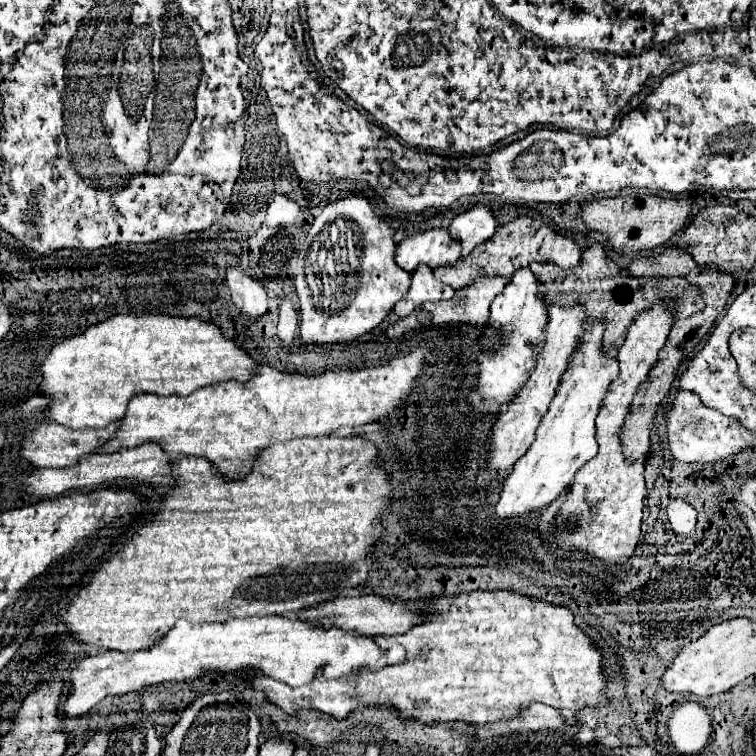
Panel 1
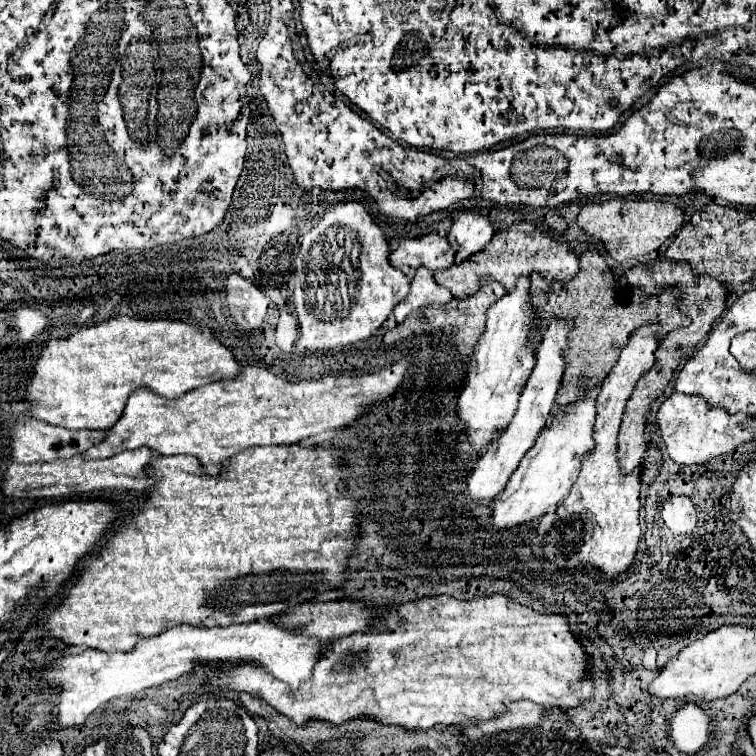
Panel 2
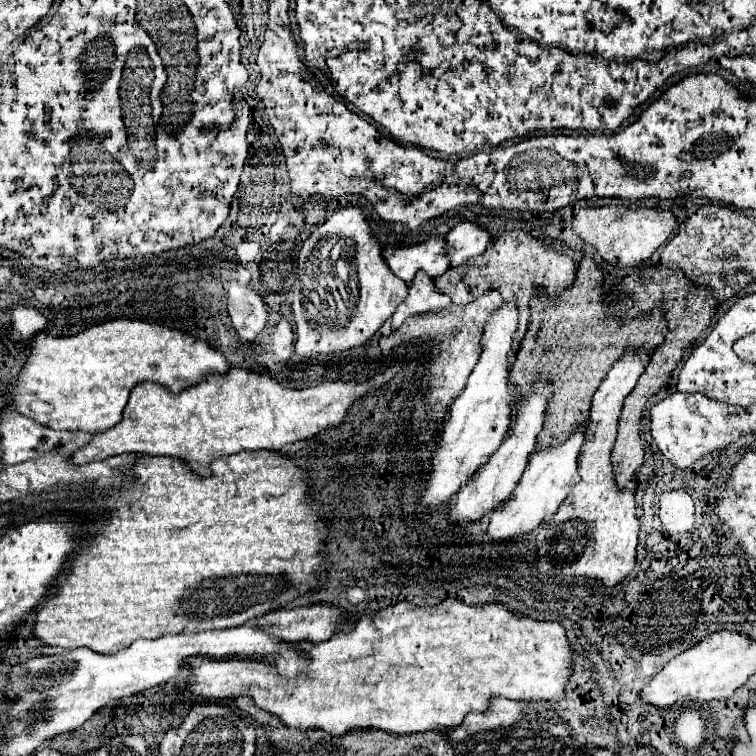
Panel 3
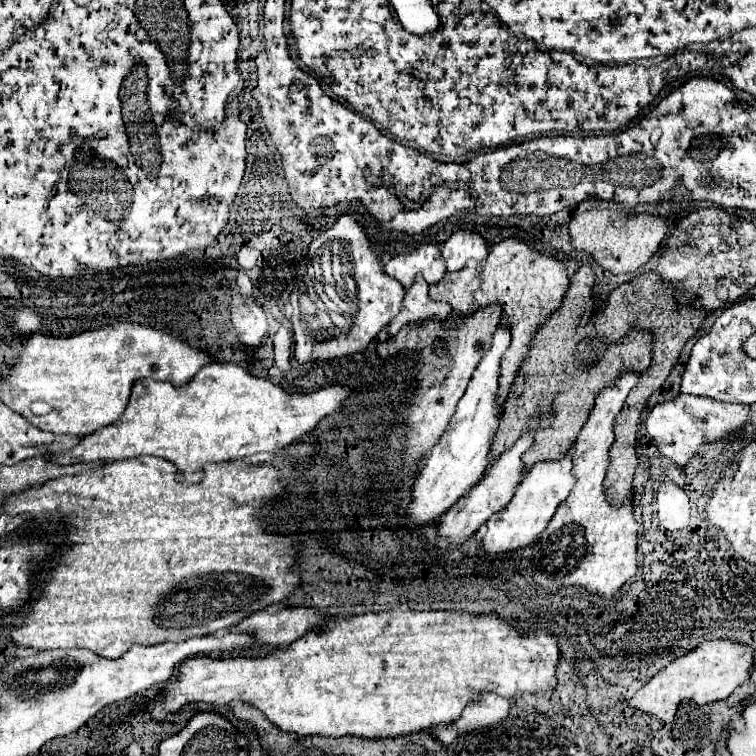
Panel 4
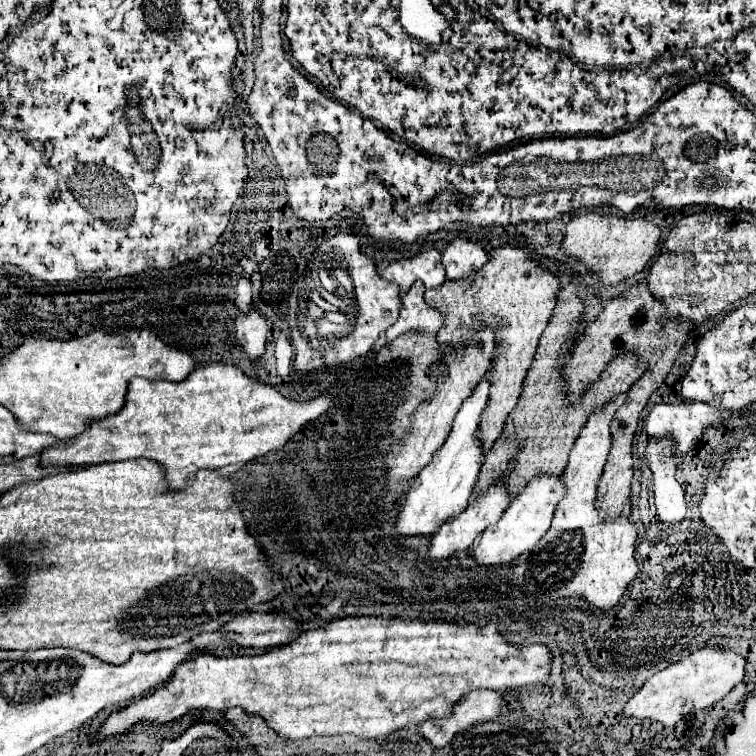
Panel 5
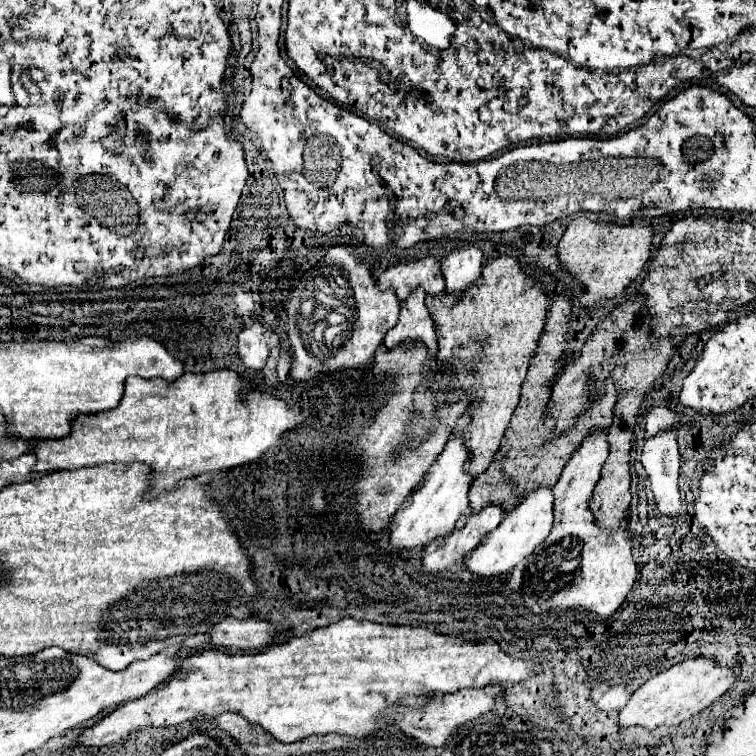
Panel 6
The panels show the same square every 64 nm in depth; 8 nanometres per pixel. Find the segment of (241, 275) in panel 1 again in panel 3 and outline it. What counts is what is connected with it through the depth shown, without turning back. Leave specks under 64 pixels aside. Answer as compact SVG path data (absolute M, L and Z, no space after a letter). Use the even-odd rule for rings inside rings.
M232 280L228 286L228 314L236 332L244 340L254 342L260 330L266 326L268 306L250 286L242 286L240 282Z

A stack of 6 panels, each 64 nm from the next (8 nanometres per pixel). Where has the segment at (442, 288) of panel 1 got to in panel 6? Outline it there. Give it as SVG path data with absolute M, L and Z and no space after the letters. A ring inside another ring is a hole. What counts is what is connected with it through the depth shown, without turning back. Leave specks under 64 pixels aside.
M416 288L416 292L412 292L412 296L404 300L398 324L386 332L386 348L394 348L402 340L422 340L430 352L438 350L436 324L432 324L432 316L428 316L424 296L426 292L422 288Z

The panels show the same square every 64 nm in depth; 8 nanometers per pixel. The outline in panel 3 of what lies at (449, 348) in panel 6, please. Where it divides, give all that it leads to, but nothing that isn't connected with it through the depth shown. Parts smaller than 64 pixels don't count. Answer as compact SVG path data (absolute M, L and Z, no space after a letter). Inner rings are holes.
M508 230L502 236L498 236L490 244L490 248L486 248L484 254L468 260L466 270L450 268L442 276L438 276L434 284L440 292L446 292L454 304L468 304L492 288L502 294L504 302L516 300L520 310L520 322L518 322L520 328L516 332L516 342L512 346L512 360L514 360L516 350L520 348L520 340L524 338L524 332L528 328L530 320L528 302L534 296L534 288L544 288L548 294L560 294L564 288L568 288L574 282L574 276L576 276L576 264L568 254L548 246L540 238L534 238L526 230Z

